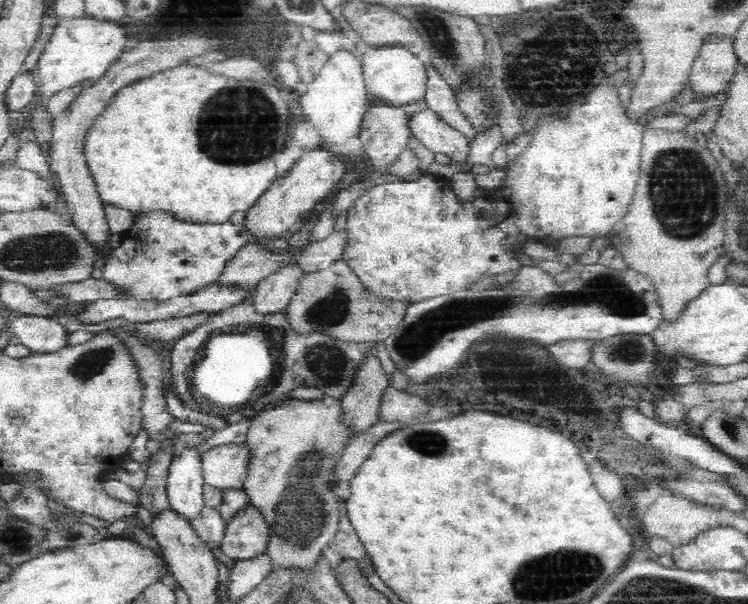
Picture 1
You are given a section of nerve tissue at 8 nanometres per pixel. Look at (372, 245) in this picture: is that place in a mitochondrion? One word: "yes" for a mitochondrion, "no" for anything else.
no

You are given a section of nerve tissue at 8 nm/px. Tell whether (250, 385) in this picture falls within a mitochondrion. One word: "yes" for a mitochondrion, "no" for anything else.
no

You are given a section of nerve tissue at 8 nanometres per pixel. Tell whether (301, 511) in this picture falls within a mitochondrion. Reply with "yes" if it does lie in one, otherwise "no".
yes

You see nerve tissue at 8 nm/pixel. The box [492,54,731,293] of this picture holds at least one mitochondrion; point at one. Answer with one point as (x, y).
(684, 193)

